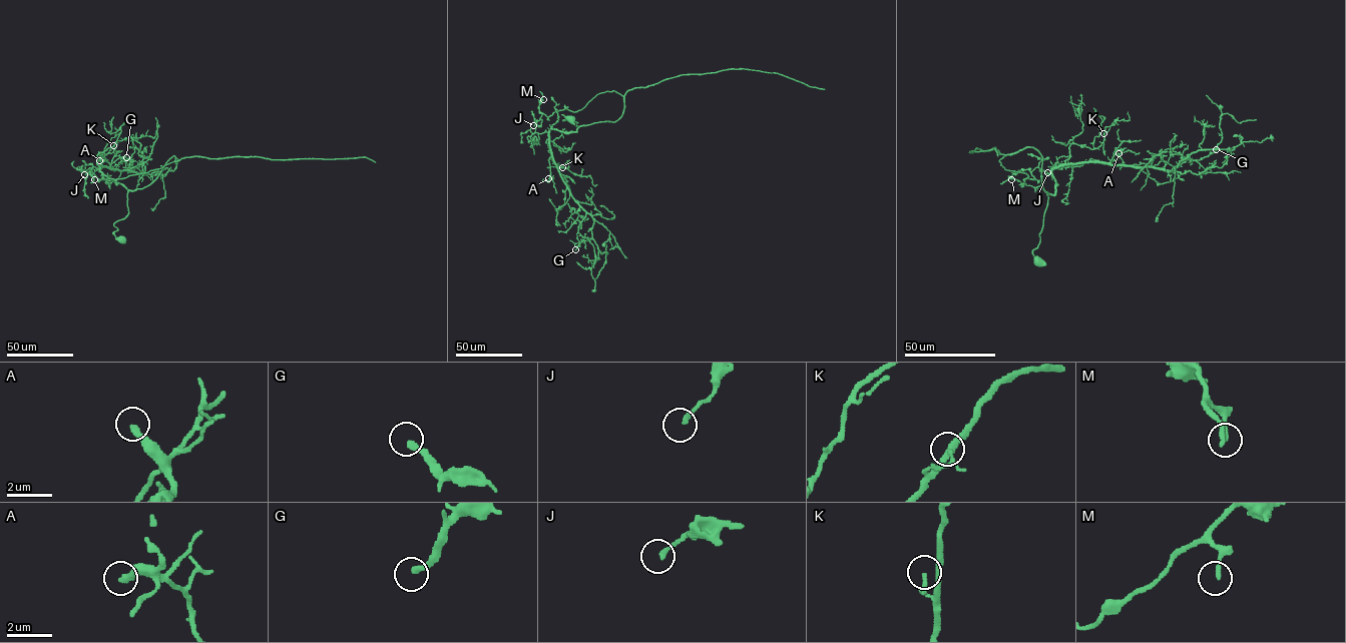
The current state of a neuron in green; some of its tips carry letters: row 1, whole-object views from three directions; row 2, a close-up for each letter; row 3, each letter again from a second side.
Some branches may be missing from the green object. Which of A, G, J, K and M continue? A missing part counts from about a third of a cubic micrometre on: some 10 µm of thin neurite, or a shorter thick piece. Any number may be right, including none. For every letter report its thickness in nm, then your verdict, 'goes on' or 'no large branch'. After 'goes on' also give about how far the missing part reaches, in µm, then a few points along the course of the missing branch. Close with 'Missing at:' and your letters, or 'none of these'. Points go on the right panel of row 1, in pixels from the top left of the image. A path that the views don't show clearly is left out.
A: 280 nm | goes on | 35 µm | (1118, 153), (1112, 160), (1102, 159), (1106, 156), (1115, 157), (1112, 158)
G: 240 nm | goes on | 20 µm
J: 200 nm | no large branch
K: 140 nm | no large branch
M: 180 nm | no large branch
Missing at: A, G

